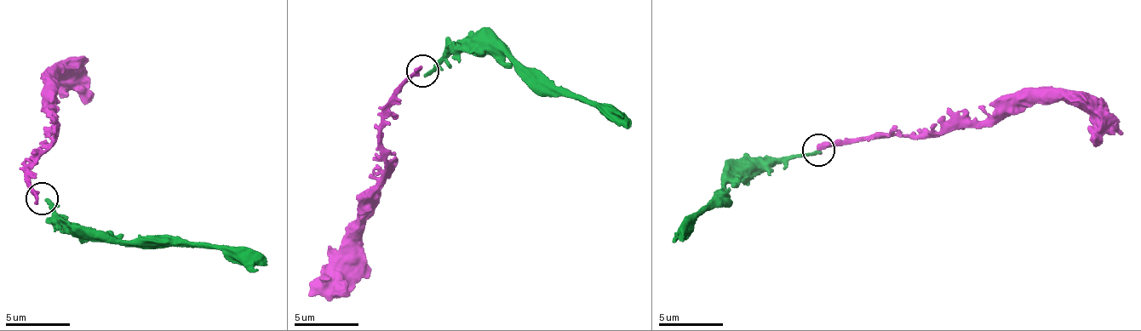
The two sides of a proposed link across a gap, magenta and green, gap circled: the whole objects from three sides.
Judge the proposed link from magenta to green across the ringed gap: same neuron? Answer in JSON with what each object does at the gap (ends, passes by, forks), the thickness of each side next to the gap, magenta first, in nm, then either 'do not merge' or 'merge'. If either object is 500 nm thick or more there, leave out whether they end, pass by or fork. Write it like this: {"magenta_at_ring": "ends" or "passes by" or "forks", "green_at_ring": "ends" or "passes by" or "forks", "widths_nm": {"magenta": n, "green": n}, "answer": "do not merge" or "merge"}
{"magenta_at_ring": "ends", "green_at_ring": "ends", "widths_nm": {"magenta": 380, "green": 240}, "answer": "merge"}

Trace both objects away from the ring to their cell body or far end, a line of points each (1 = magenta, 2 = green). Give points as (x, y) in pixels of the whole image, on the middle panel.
1: (422, 69), (396, 96), (381, 129), (382, 183), (371, 196), (361, 223), (345, 238), (345, 259), (308, 295)
2: (423, 73), (431, 75), (451, 54), (464, 50), (516, 58), (557, 87), (620, 110), (628, 130)

